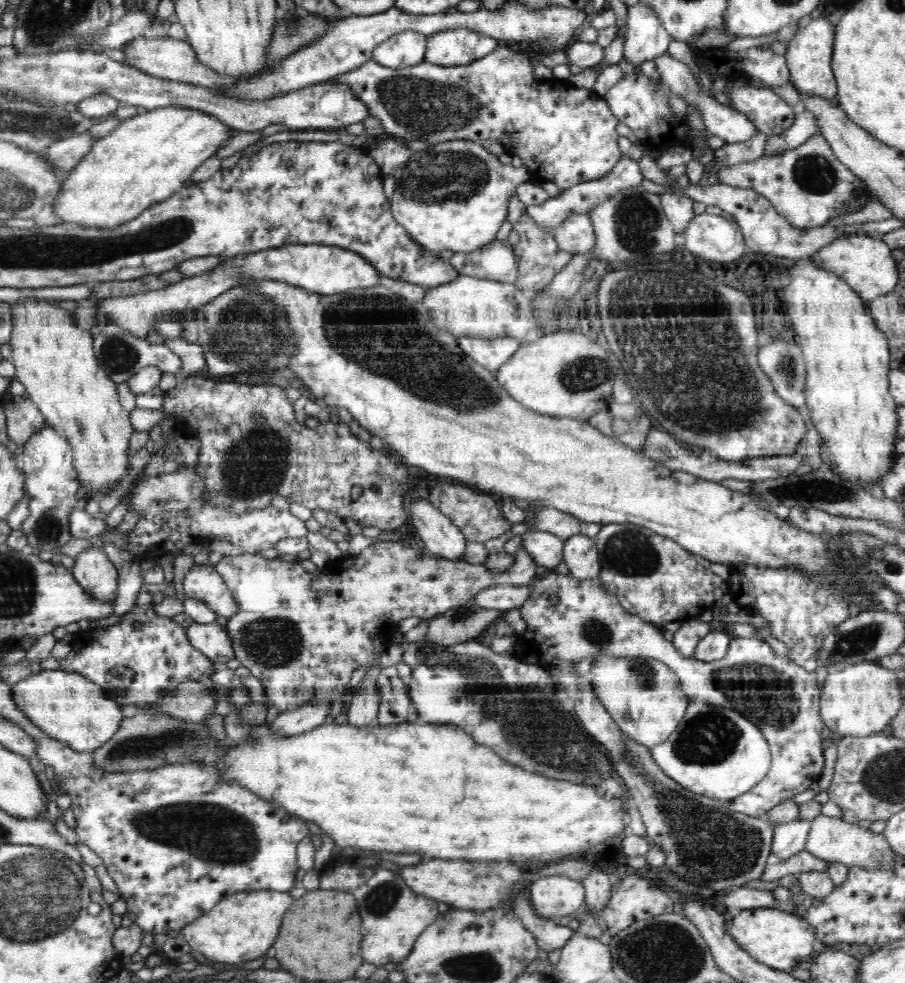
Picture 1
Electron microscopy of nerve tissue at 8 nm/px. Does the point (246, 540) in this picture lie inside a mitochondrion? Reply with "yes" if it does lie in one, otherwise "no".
no

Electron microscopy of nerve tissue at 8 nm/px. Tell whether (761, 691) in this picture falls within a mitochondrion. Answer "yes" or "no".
yes

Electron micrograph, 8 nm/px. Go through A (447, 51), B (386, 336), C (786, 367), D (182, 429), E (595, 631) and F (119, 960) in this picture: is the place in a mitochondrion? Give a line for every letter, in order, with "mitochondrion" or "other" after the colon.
A: other
B: mitochondrion
C: mitochondrion
D: other
E: mitochondrion
F: other

